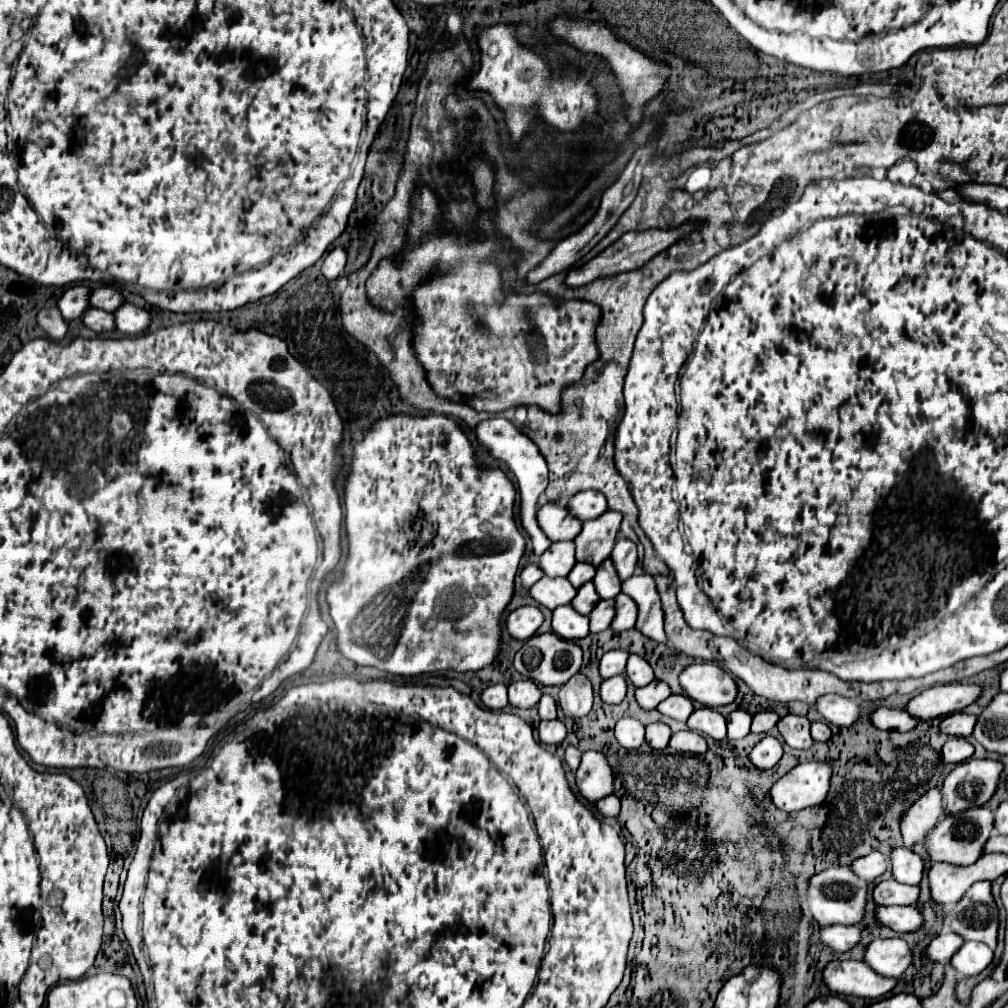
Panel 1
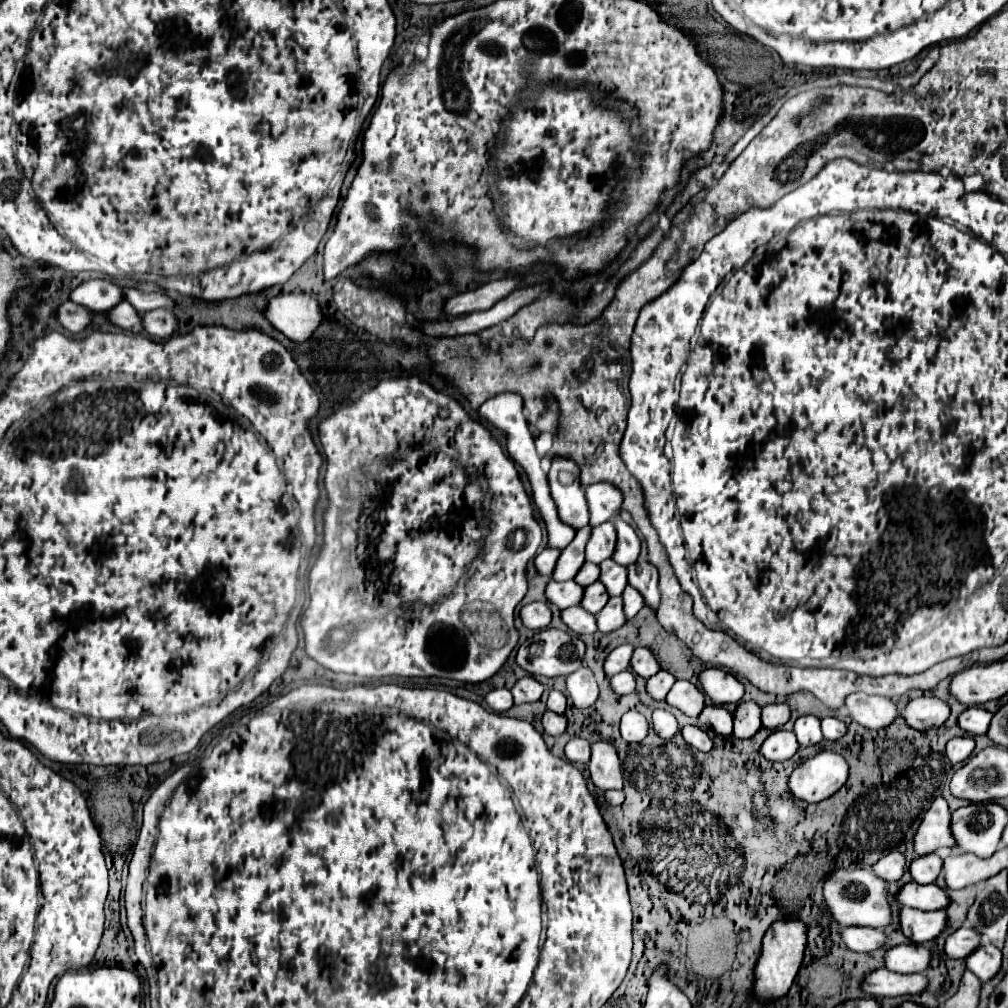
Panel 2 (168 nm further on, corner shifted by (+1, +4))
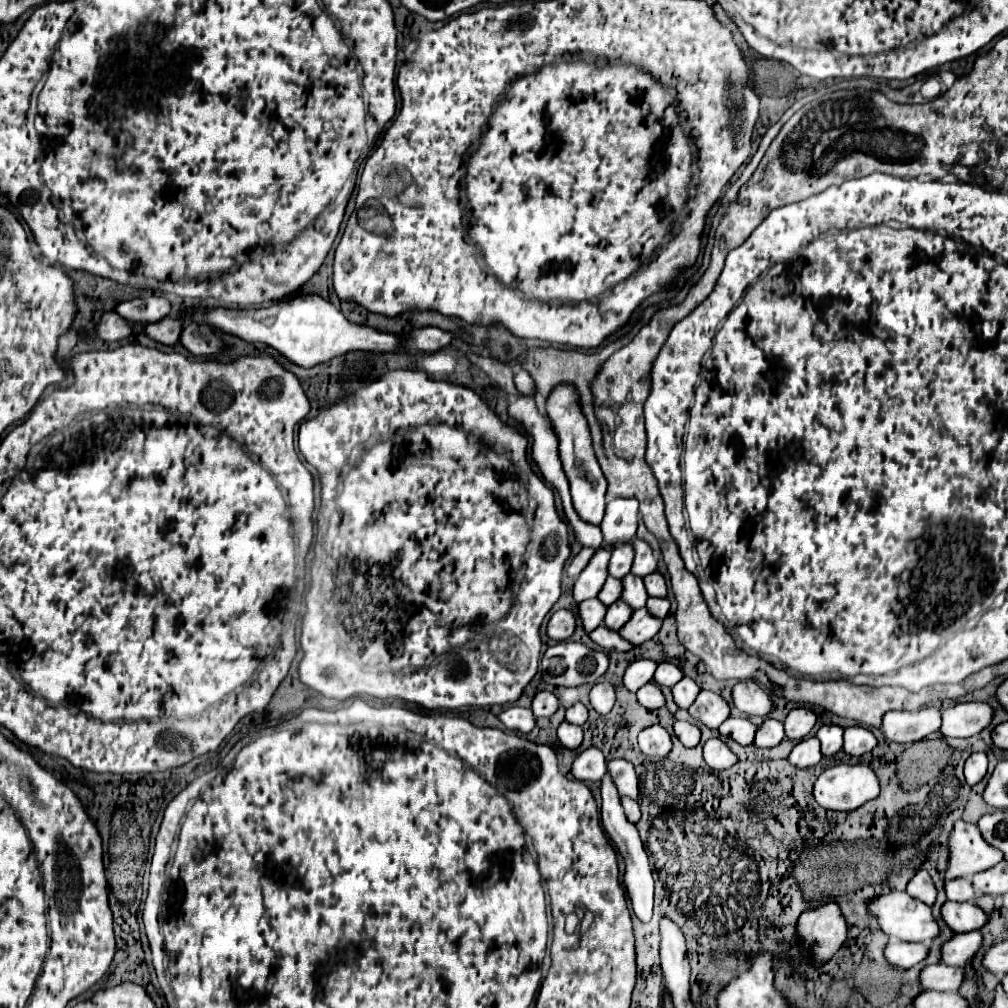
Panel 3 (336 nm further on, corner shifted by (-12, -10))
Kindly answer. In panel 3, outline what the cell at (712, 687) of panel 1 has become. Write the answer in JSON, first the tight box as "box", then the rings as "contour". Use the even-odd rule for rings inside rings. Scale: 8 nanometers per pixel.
{"box":[731,682,771,716],"contour":[[[739,682],[731,690],[733,706],[747,716],[767,716],[771,712],[771,698],[769,694],[755,682]]]}

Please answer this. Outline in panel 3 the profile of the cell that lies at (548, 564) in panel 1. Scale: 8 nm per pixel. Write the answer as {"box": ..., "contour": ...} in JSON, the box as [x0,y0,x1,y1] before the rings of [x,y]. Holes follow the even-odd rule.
{"box":[573,548,611,602],"contour":[[[597,548],[595,556],[589,560],[587,568],[577,576],[573,586],[573,598],[575,602],[583,602],[589,598],[595,598],[599,594],[599,588],[603,586],[607,578],[607,562],[611,552],[607,548]]]}

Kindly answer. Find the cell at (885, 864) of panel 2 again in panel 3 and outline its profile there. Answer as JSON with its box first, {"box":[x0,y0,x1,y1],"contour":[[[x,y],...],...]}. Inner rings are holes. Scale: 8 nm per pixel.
{"box":[905,870,937,906],"contour":[[[917,870],[917,872],[913,874],[913,878],[909,880],[905,892],[907,892],[909,896],[925,902],[927,906],[931,906],[931,904],[935,902],[935,898],[937,898],[937,890],[935,890],[935,886],[933,886],[931,876],[927,874],[927,870]]]}

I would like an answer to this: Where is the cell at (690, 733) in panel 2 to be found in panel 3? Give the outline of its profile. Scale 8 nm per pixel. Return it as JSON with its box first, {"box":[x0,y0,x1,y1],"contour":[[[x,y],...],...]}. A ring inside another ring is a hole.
{"box":[703,738,737,770],"contour":[[[711,738],[703,744],[703,758],[713,770],[727,770],[737,762],[737,756],[719,738]]]}

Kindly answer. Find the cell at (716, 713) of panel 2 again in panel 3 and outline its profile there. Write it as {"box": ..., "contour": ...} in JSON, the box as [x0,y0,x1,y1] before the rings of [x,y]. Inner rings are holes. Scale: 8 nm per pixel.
{"box":[719,718,757,746],"contour":[[[727,718],[721,726],[719,726],[719,734],[733,738],[737,744],[741,746],[749,746],[753,744],[753,736],[755,736],[757,726],[753,726],[749,720],[745,718]]]}

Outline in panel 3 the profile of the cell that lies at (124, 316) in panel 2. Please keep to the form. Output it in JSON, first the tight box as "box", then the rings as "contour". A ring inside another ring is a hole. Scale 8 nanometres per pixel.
{"box":[143,316,183,346],"contour":[[[165,316],[159,322],[145,324],[143,330],[151,340],[155,340],[159,344],[165,344],[165,346],[171,346],[171,344],[175,344],[179,340],[179,334],[183,330],[183,320],[173,318],[173,316]]]}

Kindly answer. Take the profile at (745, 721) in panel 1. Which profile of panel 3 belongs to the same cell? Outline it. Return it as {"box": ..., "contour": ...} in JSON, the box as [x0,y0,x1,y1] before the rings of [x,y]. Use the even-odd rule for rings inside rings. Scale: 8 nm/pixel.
{"box":[753,718,785,748],"contour":[[[767,718],[767,720],[757,728],[753,746],[757,746],[757,748],[773,748],[773,746],[777,746],[783,738],[785,738],[783,724],[781,724],[779,720]]]}

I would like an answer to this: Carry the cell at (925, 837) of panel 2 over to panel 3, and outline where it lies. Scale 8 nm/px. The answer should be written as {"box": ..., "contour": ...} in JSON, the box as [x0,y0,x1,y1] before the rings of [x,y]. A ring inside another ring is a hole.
{"box":[945,820,1003,878],"contour":[[[963,820],[955,822],[955,828],[949,836],[949,860],[945,878],[959,878],[959,876],[973,876],[975,872],[987,870],[1003,860],[1003,854],[989,846],[977,826],[967,824]]]}

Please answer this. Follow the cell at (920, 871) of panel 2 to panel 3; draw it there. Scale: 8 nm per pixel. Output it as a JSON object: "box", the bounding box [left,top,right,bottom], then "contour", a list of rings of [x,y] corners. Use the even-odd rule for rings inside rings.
{"box":[945,878,973,902],"contour":[[[967,878],[959,880],[947,880],[945,882],[945,896],[947,900],[957,900],[957,902],[971,902],[973,900],[973,886]]]}

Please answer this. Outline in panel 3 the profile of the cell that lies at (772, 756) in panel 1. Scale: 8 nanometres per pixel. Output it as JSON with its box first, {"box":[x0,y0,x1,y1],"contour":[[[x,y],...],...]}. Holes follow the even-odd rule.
{"box":[787,738,821,768],"contour":[[[805,738],[801,740],[789,754],[787,758],[795,768],[811,768],[821,760],[821,750],[819,750],[819,740],[817,738]]]}

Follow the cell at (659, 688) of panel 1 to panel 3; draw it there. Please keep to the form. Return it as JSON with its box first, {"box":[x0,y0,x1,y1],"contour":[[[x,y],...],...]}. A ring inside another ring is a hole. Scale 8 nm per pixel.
{"box":[671,678,699,710],"contour":[[[683,678],[683,680],[679,680],[679,684],[675,684],[675,686],[671,688],[671,692],[673,692],[675,704],[677,704],[679,708],[687,710],[687,708],[695,702],[695,698],[697,698],[697,694],[699,694],[699,686],[697,686],[691,678]]]}

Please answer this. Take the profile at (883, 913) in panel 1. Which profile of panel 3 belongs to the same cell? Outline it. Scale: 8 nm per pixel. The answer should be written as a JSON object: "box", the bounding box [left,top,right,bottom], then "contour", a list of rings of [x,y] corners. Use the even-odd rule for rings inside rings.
{"box":[941,932,981,966],"contour":[[[981,932],[953,934],[941,944],[941,960],[949,966],[965,966],[981,946]]]}

